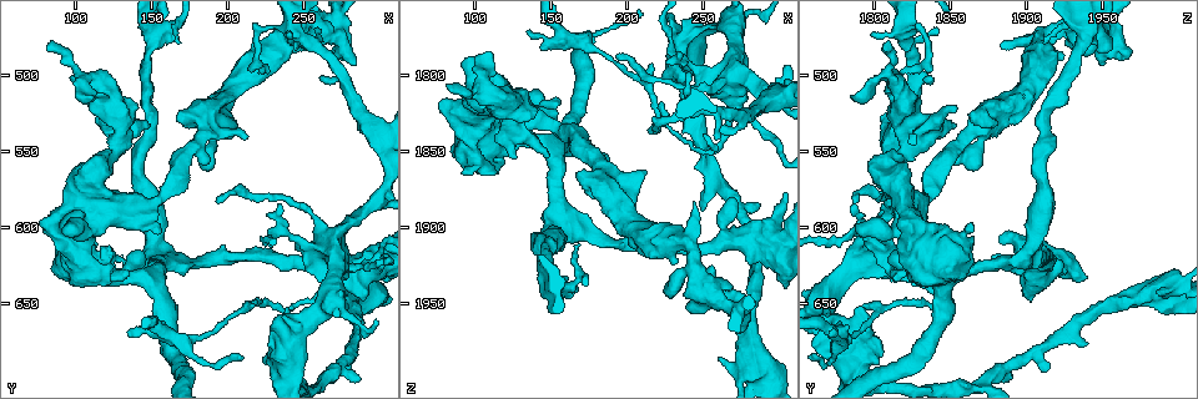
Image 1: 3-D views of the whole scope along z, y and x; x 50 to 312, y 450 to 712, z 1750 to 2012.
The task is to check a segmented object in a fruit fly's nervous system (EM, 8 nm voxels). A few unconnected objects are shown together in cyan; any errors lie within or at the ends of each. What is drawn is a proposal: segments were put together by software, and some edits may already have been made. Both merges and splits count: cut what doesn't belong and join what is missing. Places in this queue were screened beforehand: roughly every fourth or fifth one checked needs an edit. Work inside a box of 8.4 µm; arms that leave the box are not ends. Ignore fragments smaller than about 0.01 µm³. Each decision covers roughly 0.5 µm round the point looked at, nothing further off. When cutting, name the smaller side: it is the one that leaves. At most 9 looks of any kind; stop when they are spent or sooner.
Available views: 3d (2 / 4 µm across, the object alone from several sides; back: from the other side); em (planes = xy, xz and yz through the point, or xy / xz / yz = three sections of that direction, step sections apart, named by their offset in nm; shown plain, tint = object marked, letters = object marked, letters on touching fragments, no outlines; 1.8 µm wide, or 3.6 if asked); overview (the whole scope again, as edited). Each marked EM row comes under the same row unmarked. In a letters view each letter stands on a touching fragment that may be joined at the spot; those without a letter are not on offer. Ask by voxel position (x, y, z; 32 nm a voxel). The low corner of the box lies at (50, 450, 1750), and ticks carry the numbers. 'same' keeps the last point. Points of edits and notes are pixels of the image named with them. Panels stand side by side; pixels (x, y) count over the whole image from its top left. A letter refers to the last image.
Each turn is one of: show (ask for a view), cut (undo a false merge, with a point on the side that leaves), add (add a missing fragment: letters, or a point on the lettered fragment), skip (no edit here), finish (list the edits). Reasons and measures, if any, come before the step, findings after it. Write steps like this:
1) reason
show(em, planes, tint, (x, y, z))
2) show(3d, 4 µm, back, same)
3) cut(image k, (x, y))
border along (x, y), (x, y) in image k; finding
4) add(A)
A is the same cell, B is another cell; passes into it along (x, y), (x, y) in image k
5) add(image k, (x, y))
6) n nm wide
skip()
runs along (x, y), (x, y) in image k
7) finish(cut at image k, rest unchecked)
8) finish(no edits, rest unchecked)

show(em, 3.6 µm, planes, letters, (280, 638, 1994))

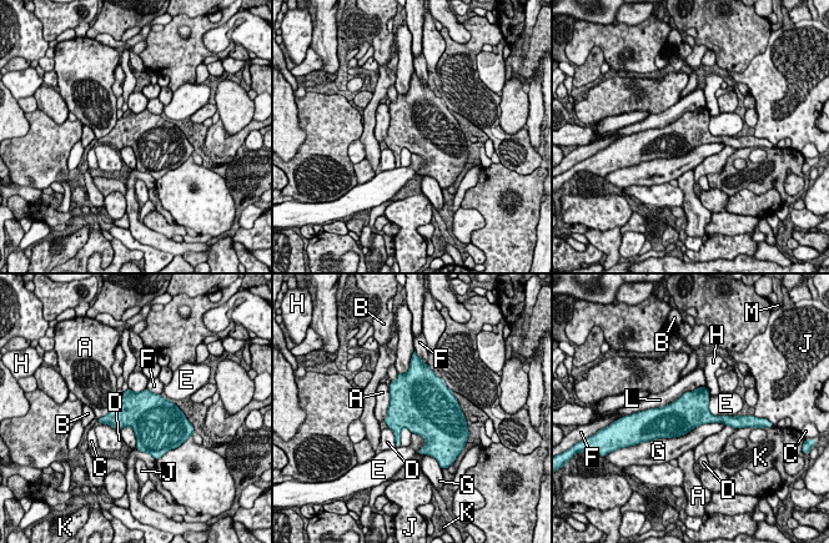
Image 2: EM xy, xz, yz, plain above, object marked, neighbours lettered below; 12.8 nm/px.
460 nm wide
skip()
A, B, C, D, E, F, G, H, J, K, L and M are other cells; border along (725, 425), (702, 423), (657, 438) in image 2; continuous, no second neuron

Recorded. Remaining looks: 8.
sharp bend
show(3d, 2 µm, (186, 534, 1872))

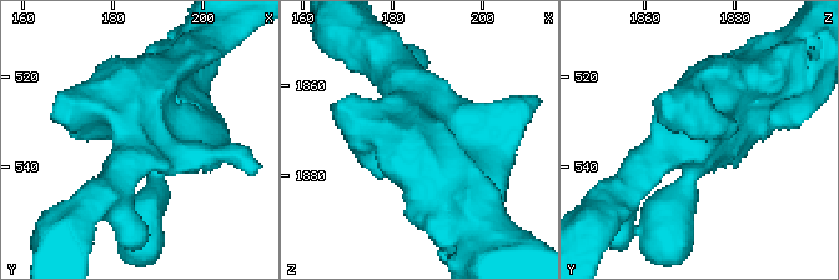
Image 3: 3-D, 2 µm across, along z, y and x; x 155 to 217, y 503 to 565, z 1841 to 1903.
show(em, planes, tint, (186, 532, 1872))

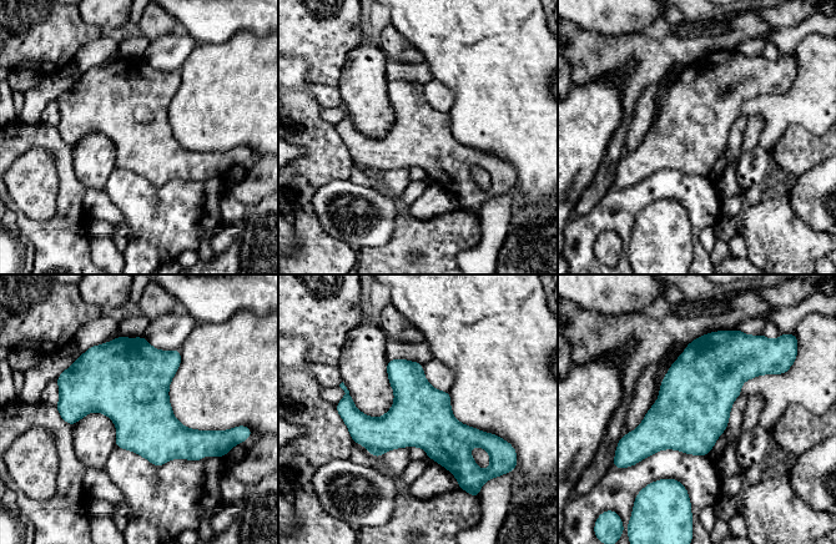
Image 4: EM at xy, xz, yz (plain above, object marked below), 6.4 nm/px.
show(em, planes, letters, same)

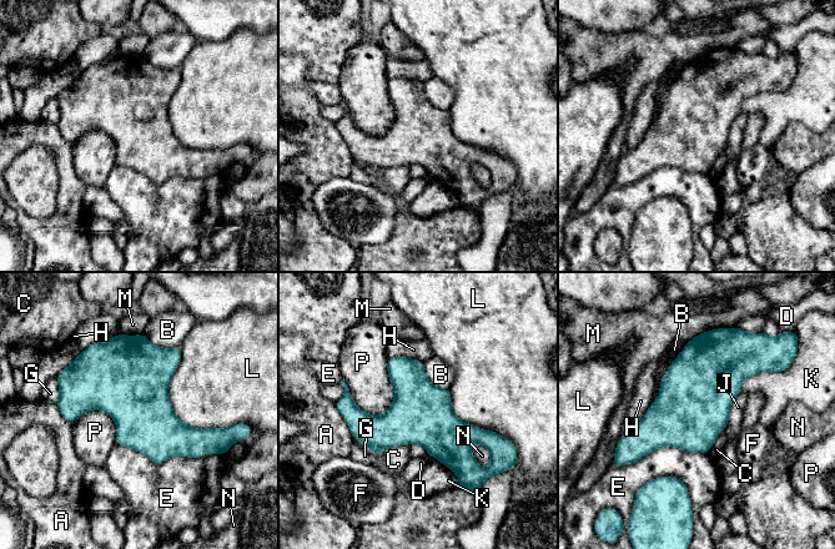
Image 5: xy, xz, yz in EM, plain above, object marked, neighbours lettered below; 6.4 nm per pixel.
skip()
A, B, C, D, E, F, G, H, J, K, L, M, N and P are other cells; border along (388, 359), (393, 403), (372, 416) in image 5; continuous, no second neuron

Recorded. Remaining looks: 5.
free end
show(3d, 4 µm, (82, 482, 1808))

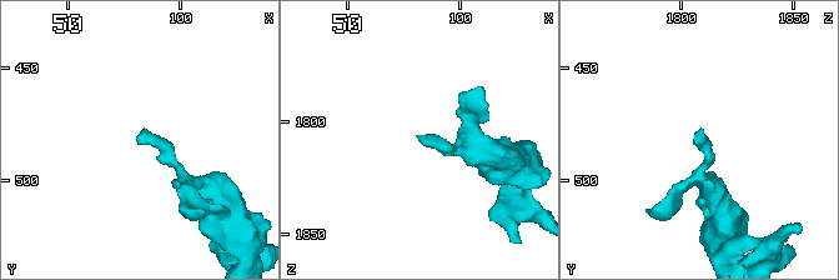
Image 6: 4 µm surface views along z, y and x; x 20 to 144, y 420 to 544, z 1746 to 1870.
now the EM
show(em, planes, letters, (81, 480, 1805))

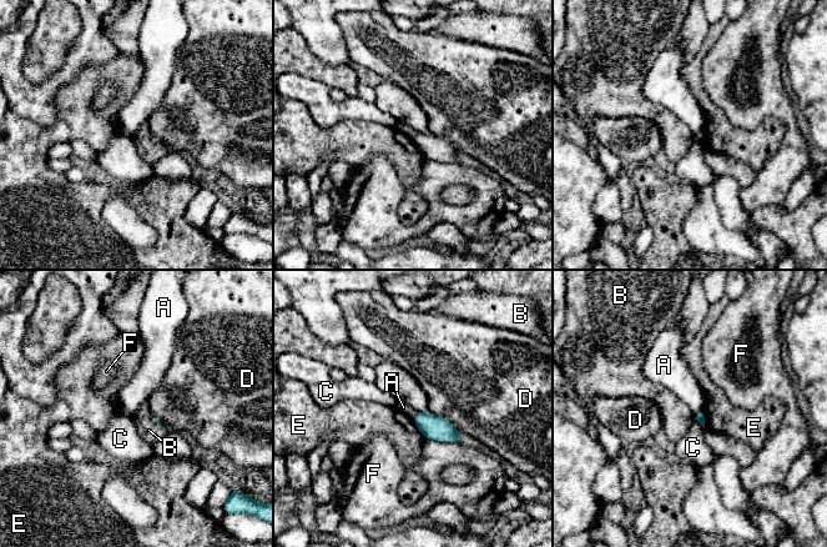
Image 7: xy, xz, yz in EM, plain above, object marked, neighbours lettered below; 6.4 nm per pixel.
skip()
A, B, C, D, E and F are other cells; border along (418, 412), (412, 417) in image 7; none of them fits

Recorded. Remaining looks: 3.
arms run side by side
show(em, xz, step 16, tint, (152, 470, 1938))

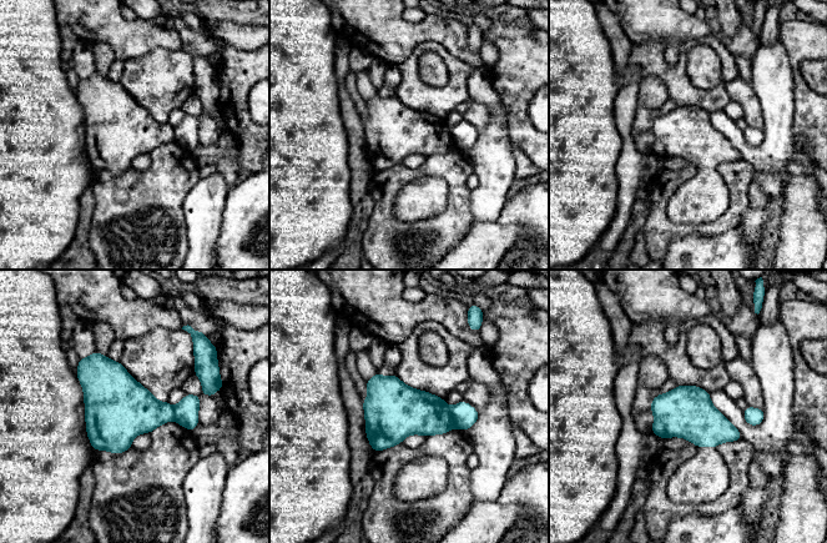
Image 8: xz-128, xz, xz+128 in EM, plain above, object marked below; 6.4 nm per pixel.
see the neighbours
show(em, xz, step 16, letters, same)

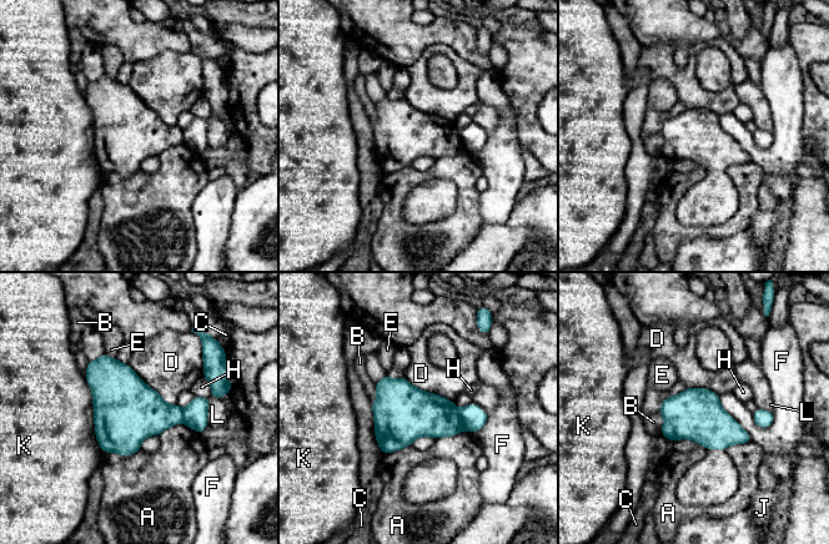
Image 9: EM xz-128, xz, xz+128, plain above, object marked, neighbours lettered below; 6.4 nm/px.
cut(image 9, (473, 418))
A, B, C, D, E, F, H, J, K and L are other cells; border along (457, 411), (463, 428) in image 9; two neurons meet here

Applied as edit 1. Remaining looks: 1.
finish(cut at image 9, rest unchecked)

